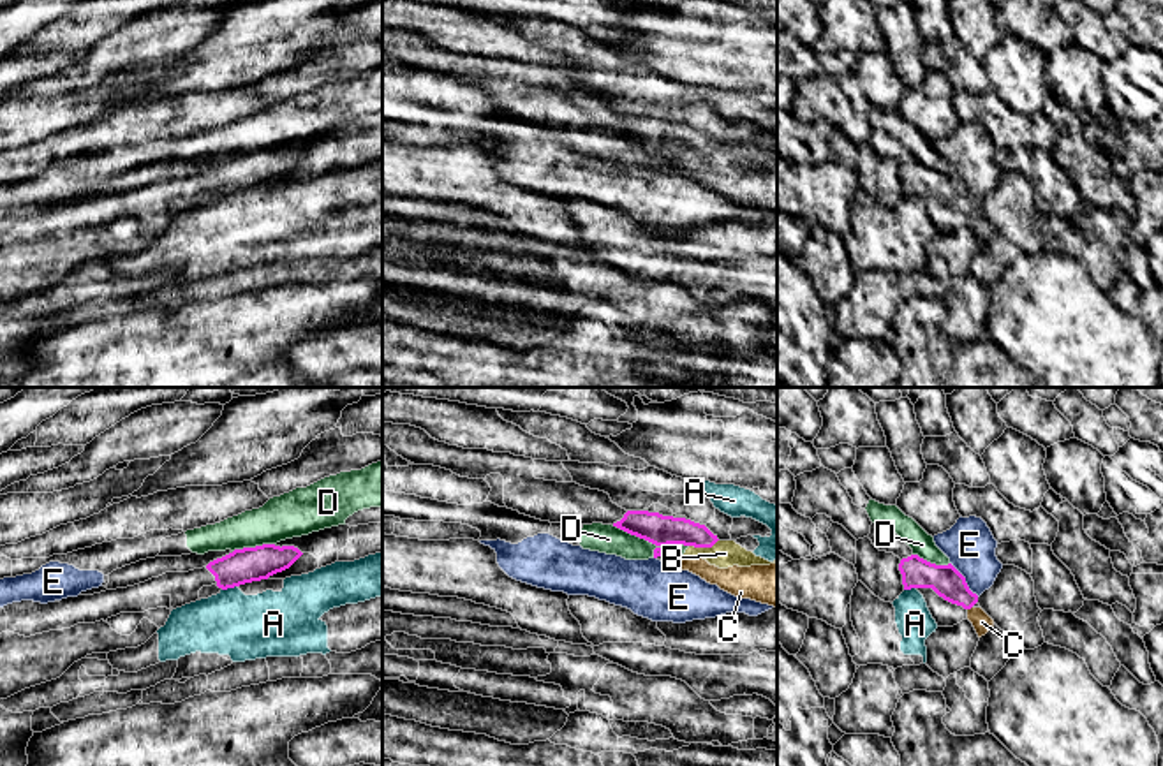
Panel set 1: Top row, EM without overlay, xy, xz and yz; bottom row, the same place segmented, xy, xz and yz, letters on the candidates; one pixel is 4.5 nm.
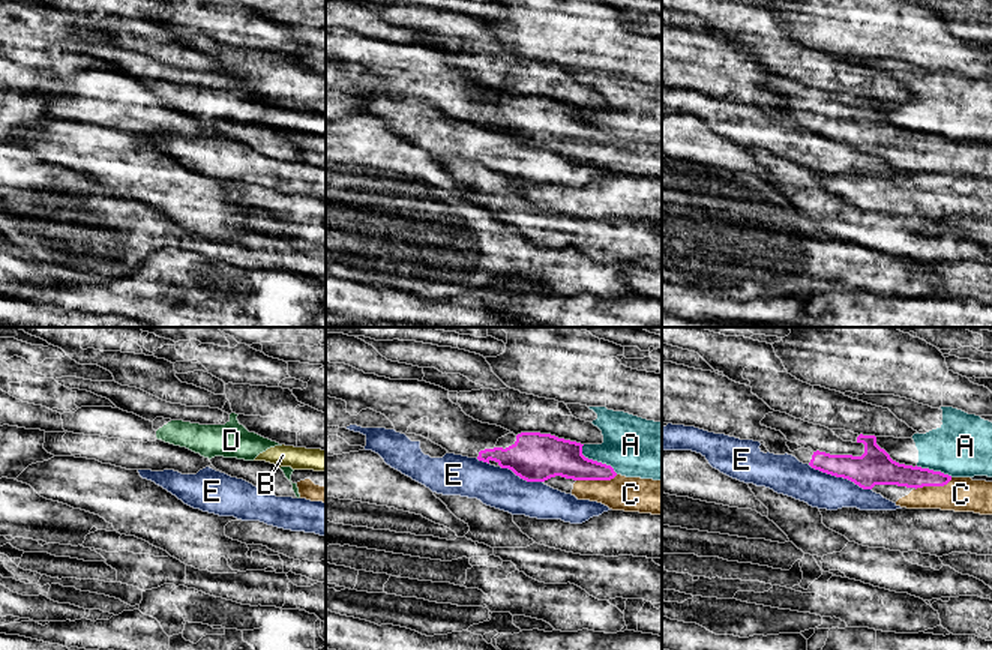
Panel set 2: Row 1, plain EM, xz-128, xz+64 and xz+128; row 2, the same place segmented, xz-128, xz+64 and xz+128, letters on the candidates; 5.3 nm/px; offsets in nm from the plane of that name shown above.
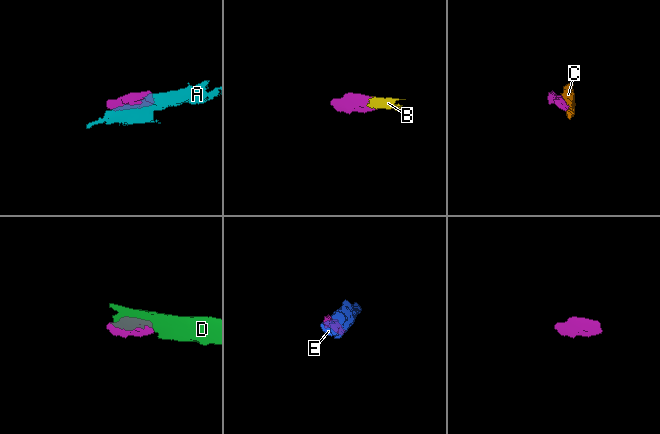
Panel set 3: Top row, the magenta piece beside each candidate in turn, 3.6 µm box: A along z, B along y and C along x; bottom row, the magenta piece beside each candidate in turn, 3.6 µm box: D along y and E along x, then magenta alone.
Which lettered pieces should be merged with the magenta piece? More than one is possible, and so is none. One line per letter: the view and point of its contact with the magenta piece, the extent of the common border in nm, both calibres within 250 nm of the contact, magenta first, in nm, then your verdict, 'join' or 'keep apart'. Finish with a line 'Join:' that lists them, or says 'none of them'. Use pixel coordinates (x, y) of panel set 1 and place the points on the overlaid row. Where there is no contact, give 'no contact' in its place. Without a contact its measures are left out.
A: xy (229, 587) | 80 nm | 160/300 nm | keep apart
B: xz (703, 546) | 140 nm | 140/130 nm | keep apart
C: yz (970, 608) | 30 nm | 150/90 nm | join
D: xz (651, 541) | 360 nm | 140/130 nm | keep apart
E: yz (964, 580) | 200 nm | 150/220 nm | keep apart
Join: C

